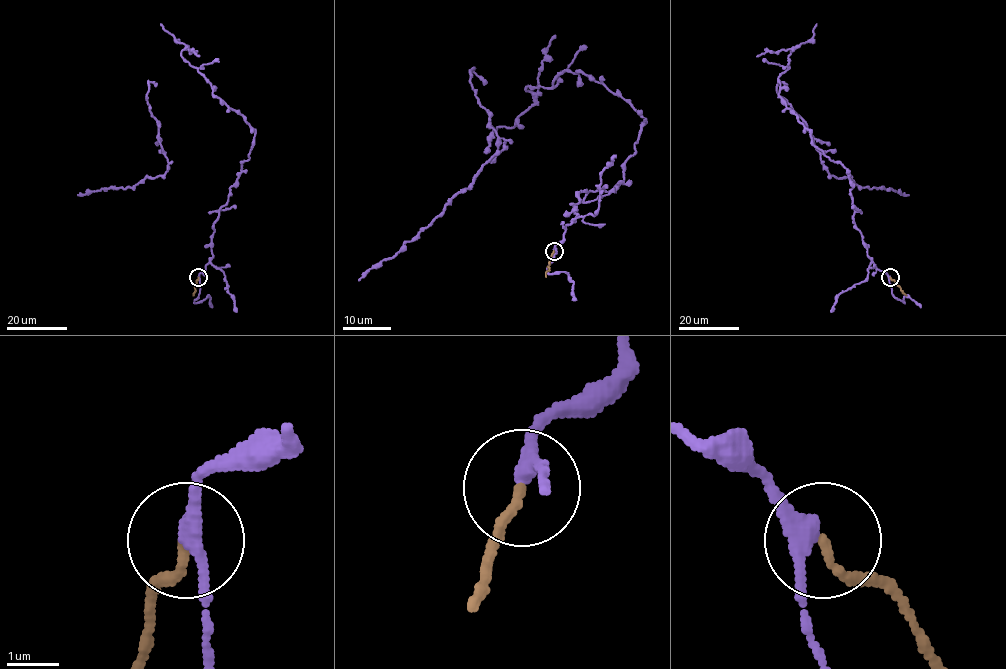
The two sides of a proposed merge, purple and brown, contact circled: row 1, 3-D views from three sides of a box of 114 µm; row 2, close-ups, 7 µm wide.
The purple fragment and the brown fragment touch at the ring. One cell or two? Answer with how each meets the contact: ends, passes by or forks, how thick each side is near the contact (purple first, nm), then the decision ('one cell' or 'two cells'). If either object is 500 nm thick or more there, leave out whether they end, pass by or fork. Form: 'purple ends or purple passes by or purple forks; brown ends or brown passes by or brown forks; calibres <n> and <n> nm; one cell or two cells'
purple passes by; brown ends; calibres 280 and 160 nm; two cells

